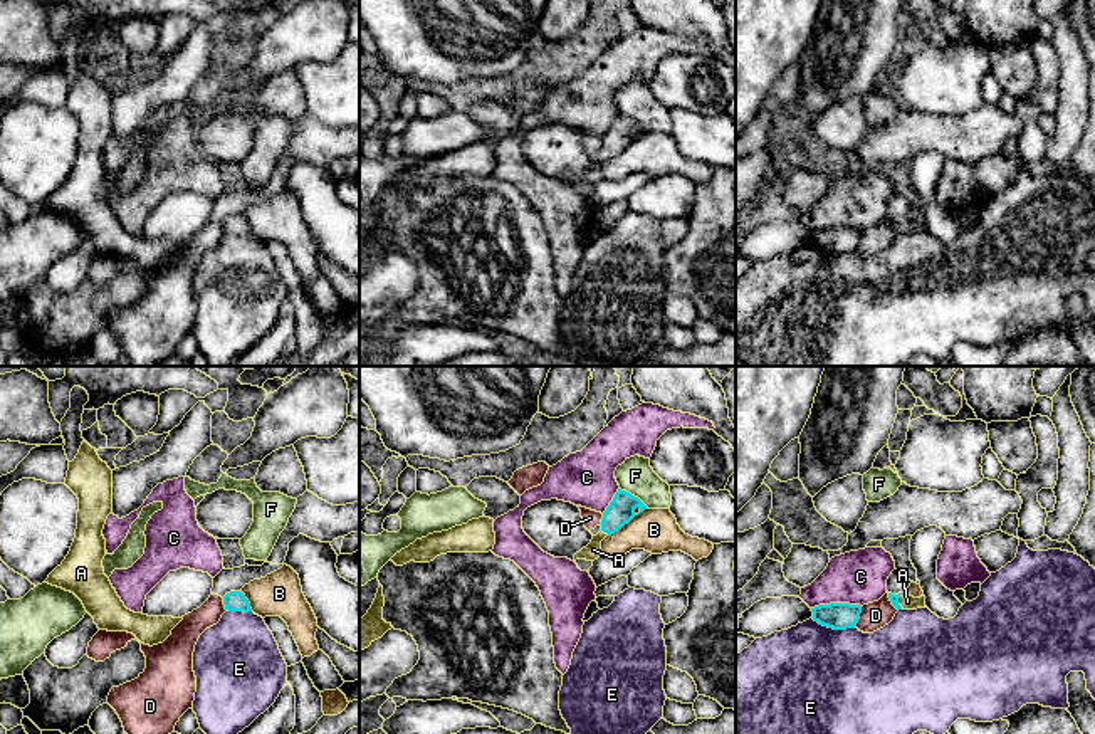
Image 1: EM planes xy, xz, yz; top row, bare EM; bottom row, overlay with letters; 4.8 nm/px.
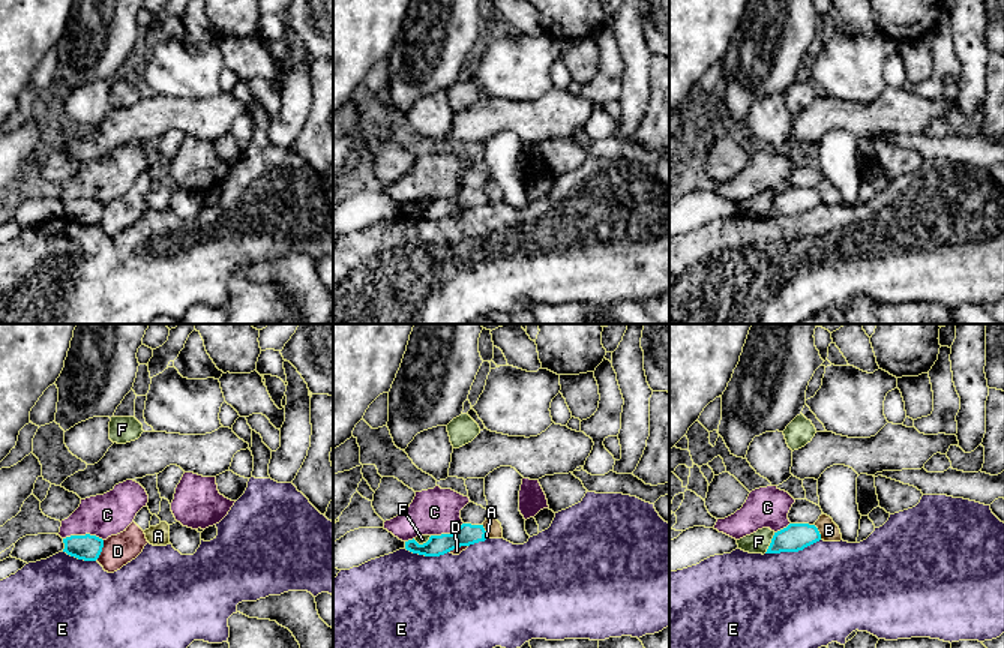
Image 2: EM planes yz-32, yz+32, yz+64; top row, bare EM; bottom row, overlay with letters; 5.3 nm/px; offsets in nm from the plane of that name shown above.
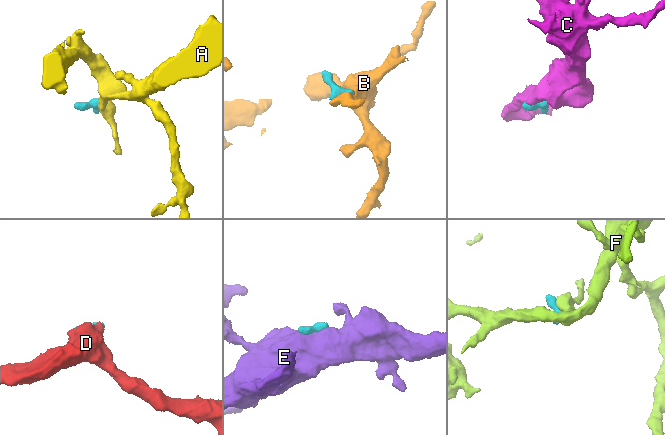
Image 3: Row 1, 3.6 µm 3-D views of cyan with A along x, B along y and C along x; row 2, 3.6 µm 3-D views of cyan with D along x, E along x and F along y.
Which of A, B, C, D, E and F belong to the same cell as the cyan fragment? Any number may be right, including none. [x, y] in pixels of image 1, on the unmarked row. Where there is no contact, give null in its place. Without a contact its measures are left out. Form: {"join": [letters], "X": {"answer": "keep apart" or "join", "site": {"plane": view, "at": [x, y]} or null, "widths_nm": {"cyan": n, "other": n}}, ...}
{"join": ["A"], "A": {"answer": "join", "site": {"plane": "xz", "at": [605, 155]}, "widths_nm": {"cyan": 130, "other": 80}}, "B": {"answer": "keep apart", "site": {"plane": "xz", "at": [627, 146]}, "widths_nm": {"cyan": 130, "other": 200}}, "C": {"answer": "keep apart", "site": {"plane": "yz", "at": [835, 227]}, "widths_nm": {"cyan": 130, "other": 260}}, "D": {"answer": "keep apart", "site": {"plane": "yz", "at": [859, 241]}, "widths_nm": {"cyan": 130, "other": 130}}, "E": {"answer": "keep apart", "site": {"plane": "yz", "at": [833, 252]}, "widths_nm": {"cyan": 130, "other": 500}}, "F": {"answer": "keep apart", "site": {"plane": "xz", "at": [633, 120]}, "widths_nm": {"cyan": 130, "other": 170}}}

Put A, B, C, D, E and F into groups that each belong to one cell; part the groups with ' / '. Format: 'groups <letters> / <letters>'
groups A / B / C / D / E / F

